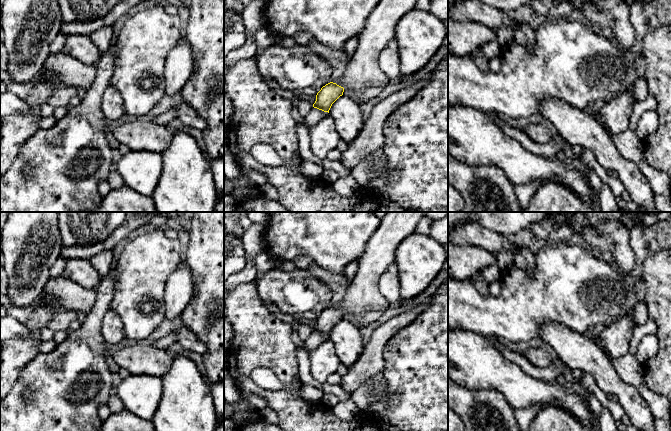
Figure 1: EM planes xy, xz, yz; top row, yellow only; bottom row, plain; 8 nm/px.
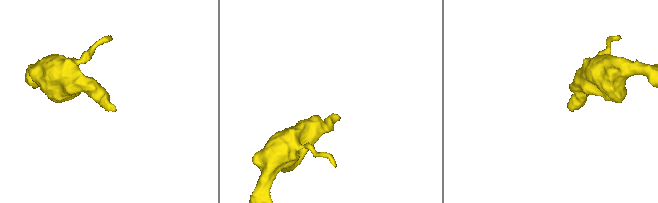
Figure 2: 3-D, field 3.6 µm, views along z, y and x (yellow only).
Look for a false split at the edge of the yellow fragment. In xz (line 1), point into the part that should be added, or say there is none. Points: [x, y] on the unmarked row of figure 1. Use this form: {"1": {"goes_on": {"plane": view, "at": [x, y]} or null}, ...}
{"1": {"goes_on": {"plane": "xz", "at": [363, 295]}}}

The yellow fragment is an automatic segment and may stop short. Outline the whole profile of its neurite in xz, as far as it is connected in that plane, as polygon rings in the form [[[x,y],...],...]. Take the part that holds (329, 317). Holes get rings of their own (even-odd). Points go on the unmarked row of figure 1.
[[[387,212],[368,240],[359,258],[358,271],[342,301],[323,310],[316,319],[314,332],[328,336],[345,313],[364,314],[386,311],[392,304],[379,290],[379,278],[395,262],[399,244],[414,234],[425,212]]]

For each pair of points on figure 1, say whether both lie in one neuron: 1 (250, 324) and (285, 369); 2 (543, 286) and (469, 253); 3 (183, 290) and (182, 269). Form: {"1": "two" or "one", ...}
{"1": "one", "2": "two", "3": "one"}

